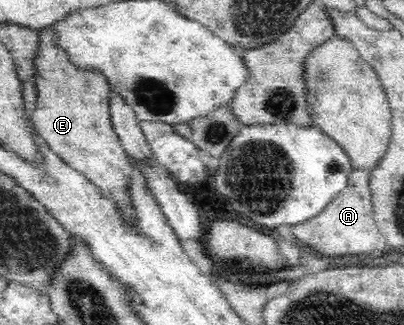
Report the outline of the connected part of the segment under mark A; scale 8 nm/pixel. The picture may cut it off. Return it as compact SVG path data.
M354 169L349 177L348 186L332 200L332 203L320 214L308 221L294 225L292 231L298 241L310 244L324 252L326 256L346 256L346 254L364 254L374 250L388 250L384 236L380 234L373 218L373 205L368 170Z

